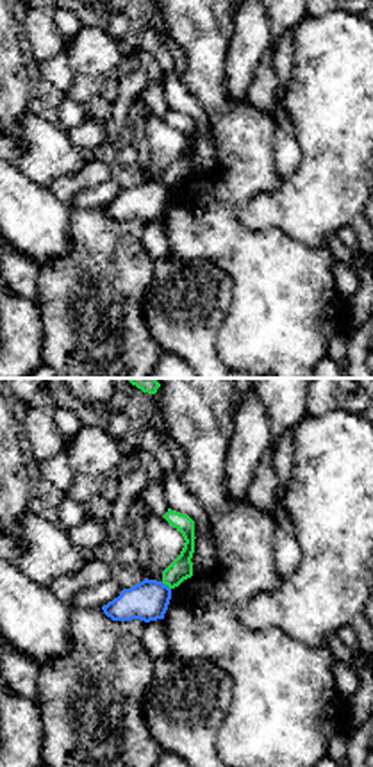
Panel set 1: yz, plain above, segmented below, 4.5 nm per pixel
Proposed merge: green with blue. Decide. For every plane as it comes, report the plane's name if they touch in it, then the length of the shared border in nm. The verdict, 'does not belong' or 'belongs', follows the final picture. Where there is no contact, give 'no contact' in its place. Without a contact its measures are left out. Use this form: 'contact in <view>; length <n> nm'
contact in yz; length 60 nm

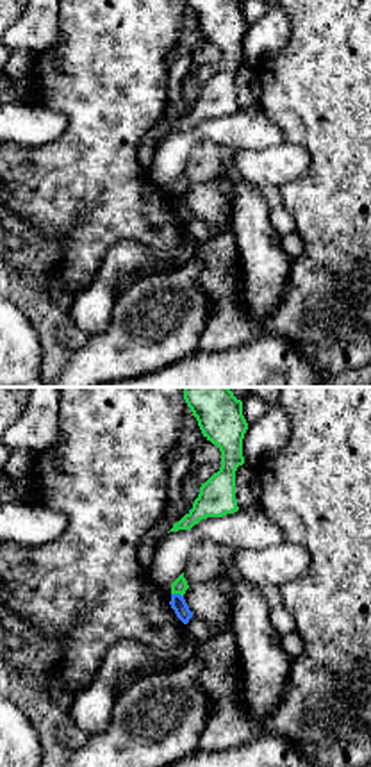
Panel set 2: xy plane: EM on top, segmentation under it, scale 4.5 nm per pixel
contact in xy; length 60 nm

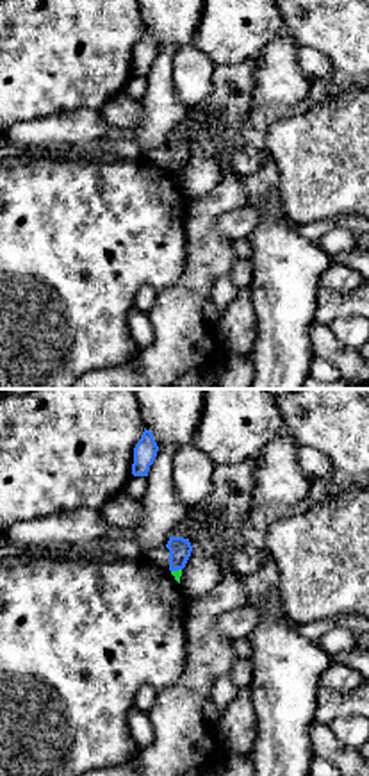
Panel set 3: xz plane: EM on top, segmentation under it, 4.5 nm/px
contact in xz; length 50 nm

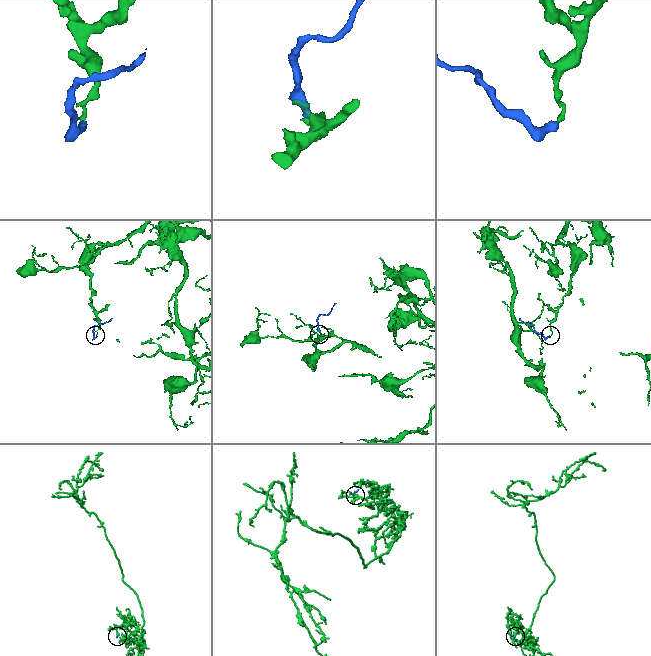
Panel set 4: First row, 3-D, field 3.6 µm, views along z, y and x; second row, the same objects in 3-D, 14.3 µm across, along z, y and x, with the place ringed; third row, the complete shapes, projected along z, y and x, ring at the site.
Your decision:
does not belong

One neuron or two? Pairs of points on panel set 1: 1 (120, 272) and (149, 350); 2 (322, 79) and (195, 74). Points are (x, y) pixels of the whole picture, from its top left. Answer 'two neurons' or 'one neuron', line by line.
1: one neuron
2: two neurons

